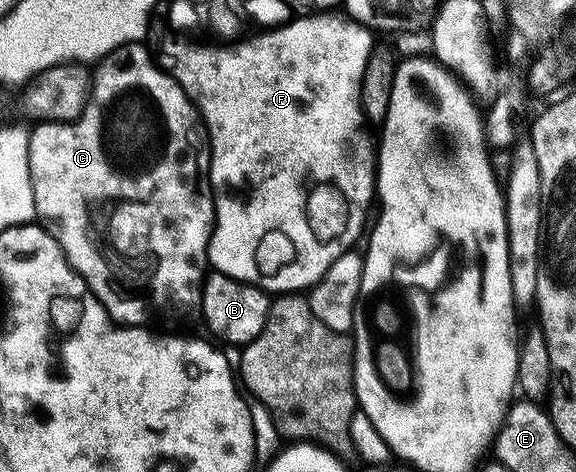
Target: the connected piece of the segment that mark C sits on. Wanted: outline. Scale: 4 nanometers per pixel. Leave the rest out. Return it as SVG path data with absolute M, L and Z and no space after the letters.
M128 42L126 46L115 48L106 58L100 59L99 65L96 67L98 70L95 70L95 81L89 93L89 103L85 106L85 111L82 112L74 122L42 121L40 123L41 127L37 130L37 134L35 130L35 141L29 148L29 171L31 172L31 184L33 185L35 208L37 209L36 217L40 219L45 229L49 231L49 235L60 244L66 260L73 265L73 269L76 270L77 275L89 285L90 292L101 301L105 311L108 313L113 310L113 313L111 313L109 317L111 318L117 314L117 317L113 321L130 328L141 328L146 324L153 324L149 322L189 322L193 317L198 317L198 315L201 314L201 288L205 285L205 279L207 277L207 267L209 266L209 237L213 235L213 220L215 217L213 213L213 185L209 183L208 161L203 160L203 149L205 144L202 137L200 140L199 132L195 126L195 124L197 125L196 113L194 111L191 111L192 113L181 112L179 114L175 112L161 112L161 80L164 80L165 76L161 67L157 65L154 55L150 53L150 51L148 54L143 47L144 45L142 45L141 42Z

